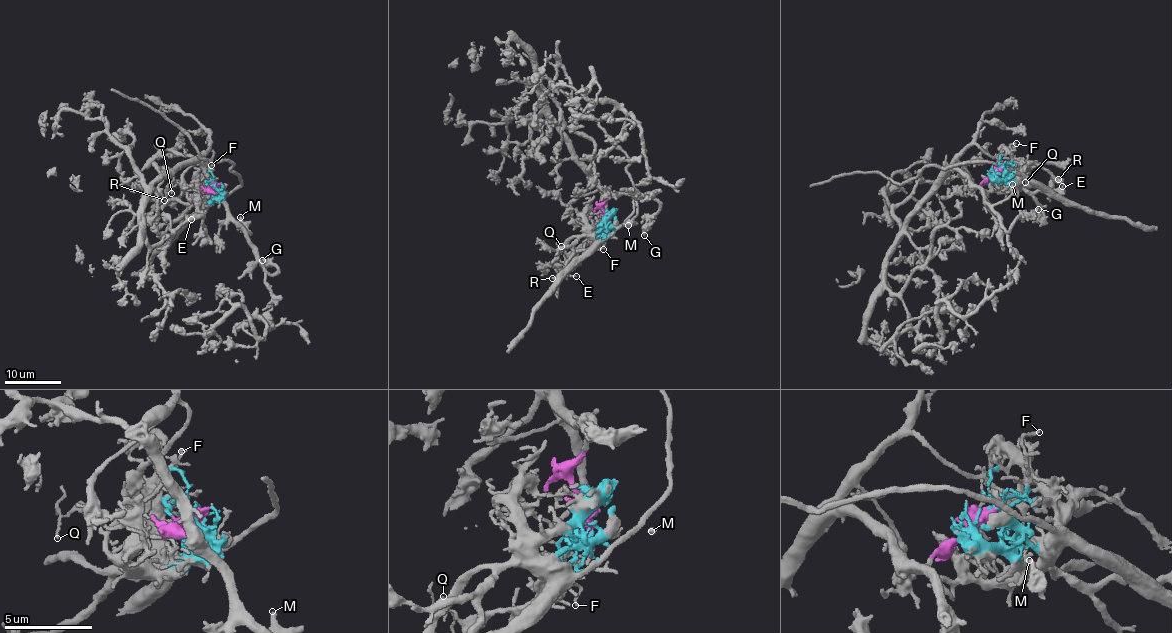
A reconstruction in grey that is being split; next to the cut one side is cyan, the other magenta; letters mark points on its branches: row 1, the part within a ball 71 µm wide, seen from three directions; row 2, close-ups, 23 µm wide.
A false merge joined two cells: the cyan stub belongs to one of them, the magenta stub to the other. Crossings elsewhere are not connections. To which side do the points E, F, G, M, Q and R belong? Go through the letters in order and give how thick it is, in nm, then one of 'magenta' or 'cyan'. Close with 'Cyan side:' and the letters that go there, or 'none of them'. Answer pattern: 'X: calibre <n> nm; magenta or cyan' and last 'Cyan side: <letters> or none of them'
E: calibre 90 nm; cyan
F: calibre 130 nm; cyan
G: calibre 360 nm; magenta
M: calibre 280 nm; magenta
Q: calibre 100 nm; cyan
R: calibre 170 nm; cyan
Cyan side: E, F, Q, R

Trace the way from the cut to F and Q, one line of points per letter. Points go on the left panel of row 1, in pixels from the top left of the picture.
F: (214, 185), (206, 181), (211, 165)
Q: (214, 185), (204, 181), (199, 187), (177, 185), (171, 193)

